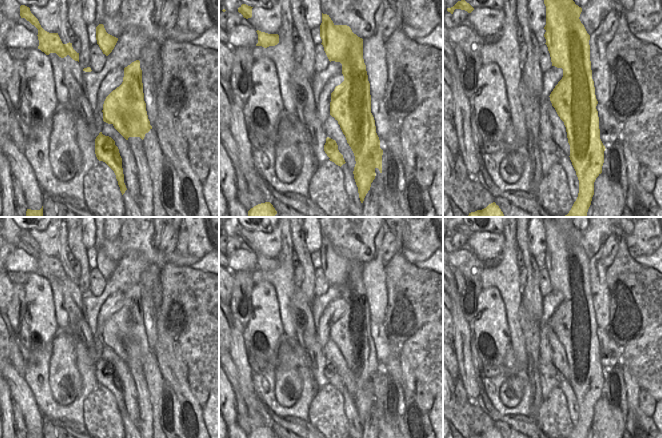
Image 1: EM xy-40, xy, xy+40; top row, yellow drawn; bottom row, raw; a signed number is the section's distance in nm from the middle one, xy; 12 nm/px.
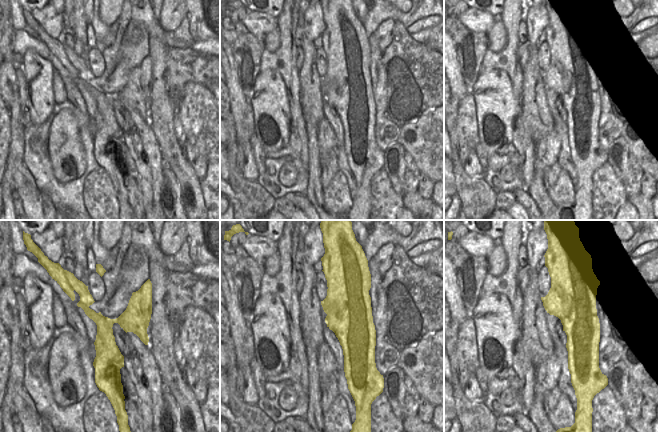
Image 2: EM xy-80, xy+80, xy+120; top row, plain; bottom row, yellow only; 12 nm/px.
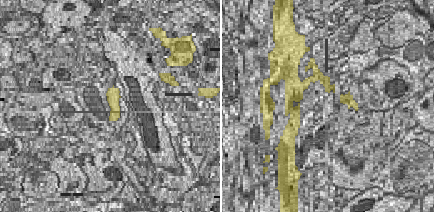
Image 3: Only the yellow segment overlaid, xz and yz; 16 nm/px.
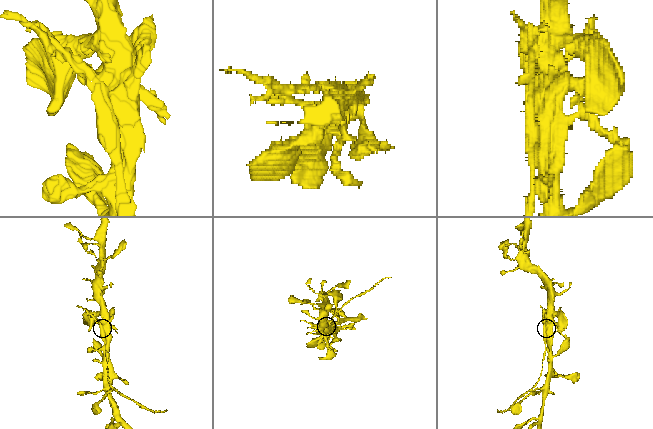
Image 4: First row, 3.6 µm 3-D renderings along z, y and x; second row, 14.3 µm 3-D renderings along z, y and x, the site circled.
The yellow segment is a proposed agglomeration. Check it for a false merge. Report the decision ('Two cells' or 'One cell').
Two cells.

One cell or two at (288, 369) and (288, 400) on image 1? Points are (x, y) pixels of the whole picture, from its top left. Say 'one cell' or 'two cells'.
one cell

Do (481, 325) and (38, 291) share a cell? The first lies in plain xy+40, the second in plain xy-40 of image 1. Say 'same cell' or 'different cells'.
same cell

